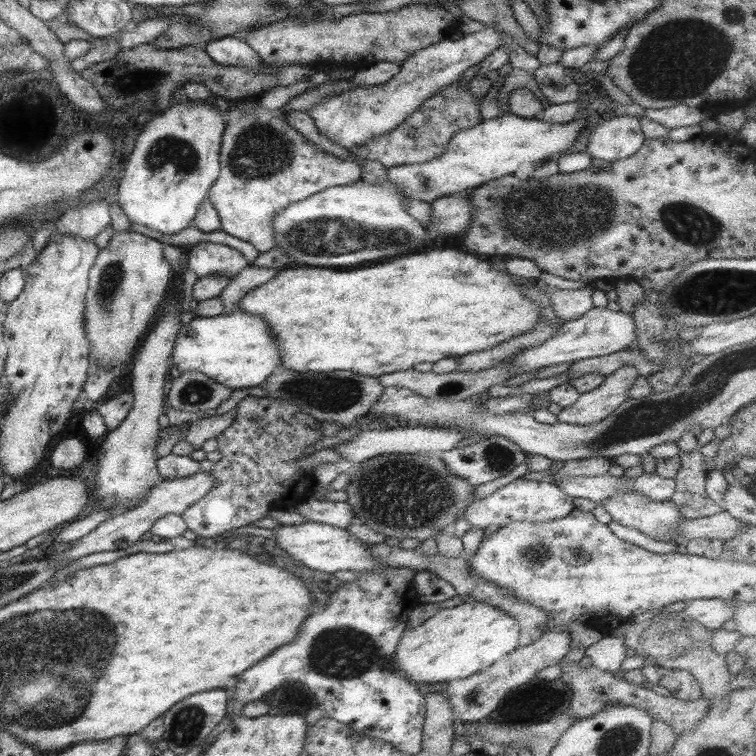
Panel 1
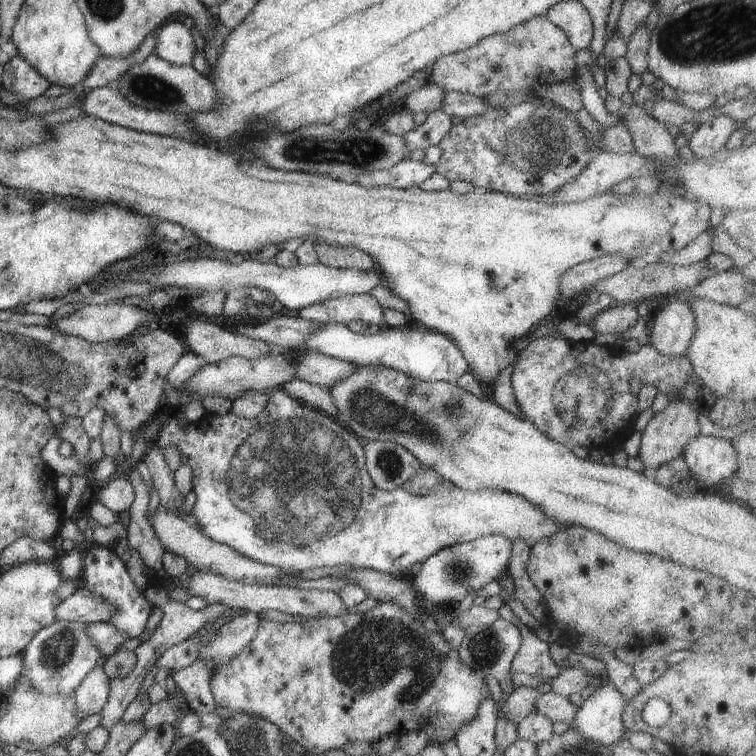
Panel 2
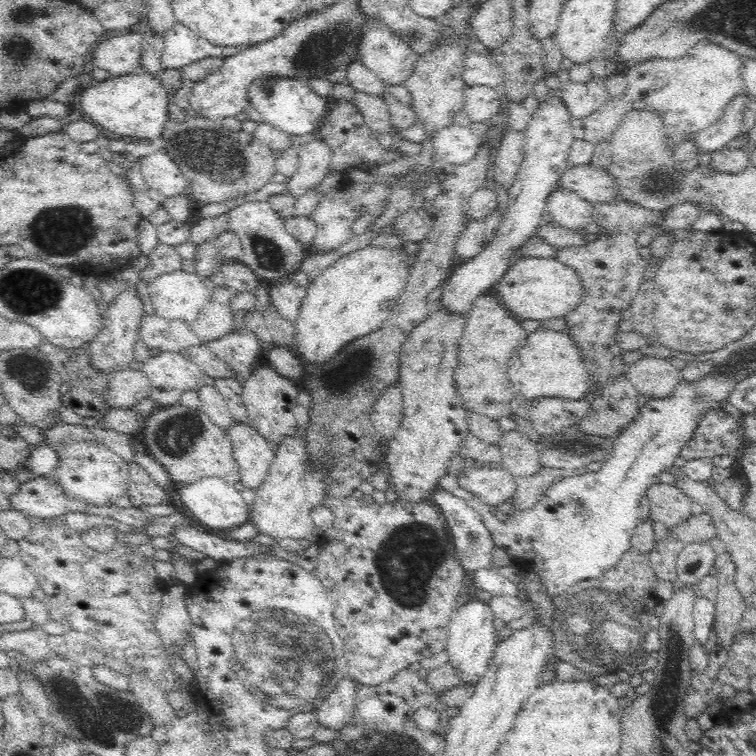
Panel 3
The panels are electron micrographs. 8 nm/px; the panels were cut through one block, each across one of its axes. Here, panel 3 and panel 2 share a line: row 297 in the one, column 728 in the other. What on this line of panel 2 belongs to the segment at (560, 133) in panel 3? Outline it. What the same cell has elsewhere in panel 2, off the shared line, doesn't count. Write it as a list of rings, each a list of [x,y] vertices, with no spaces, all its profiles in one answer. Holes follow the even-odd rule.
[[[711,434],[690,438],[682,456],[701,489],[715,491],[719,485],[735,474],[739,462],[730,440]]]

